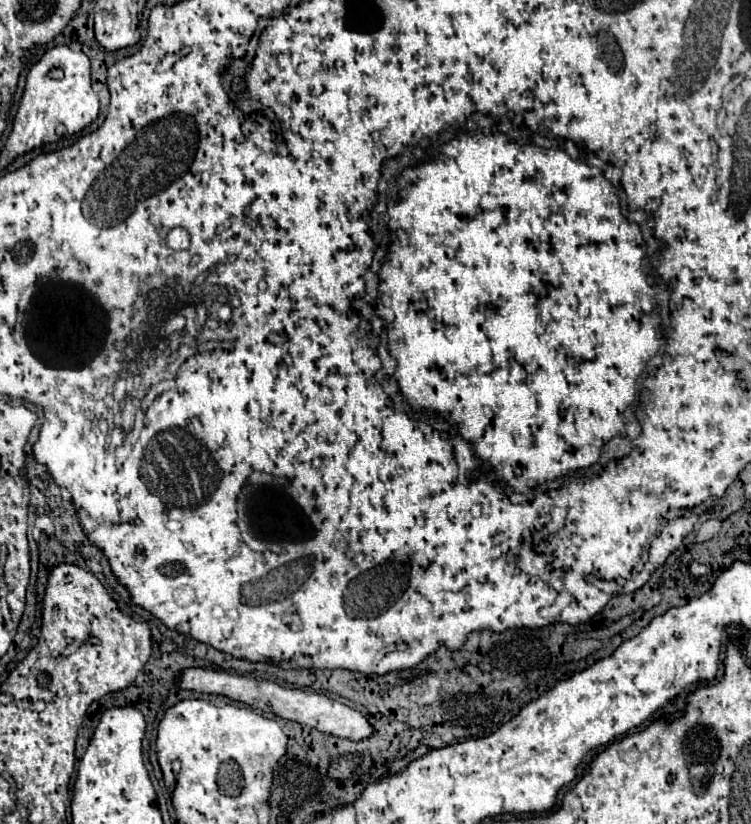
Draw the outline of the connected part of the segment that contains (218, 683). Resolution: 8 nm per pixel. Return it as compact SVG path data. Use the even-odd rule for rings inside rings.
M184 669L182 675L180 675L180 687L200 691L200 693L224 695L228 699L240 701L240 703L250 705L254 709L260 709L264 713L274 713L282 719L296 721L300 725L314 727L322 733L330 733L330 735L336 735L336 737L346 737L346 739L352 739L352 741L368 739L374 733L374 727L368 723L368 719L360 711L350 709L348 705L344 705L340 701L334 701L334 699L330 699L322 693L314 693L314 691L288 689L288 687L280 687L278 683L256 681L252 677L226 673L226 671L212 671L212 669Z

